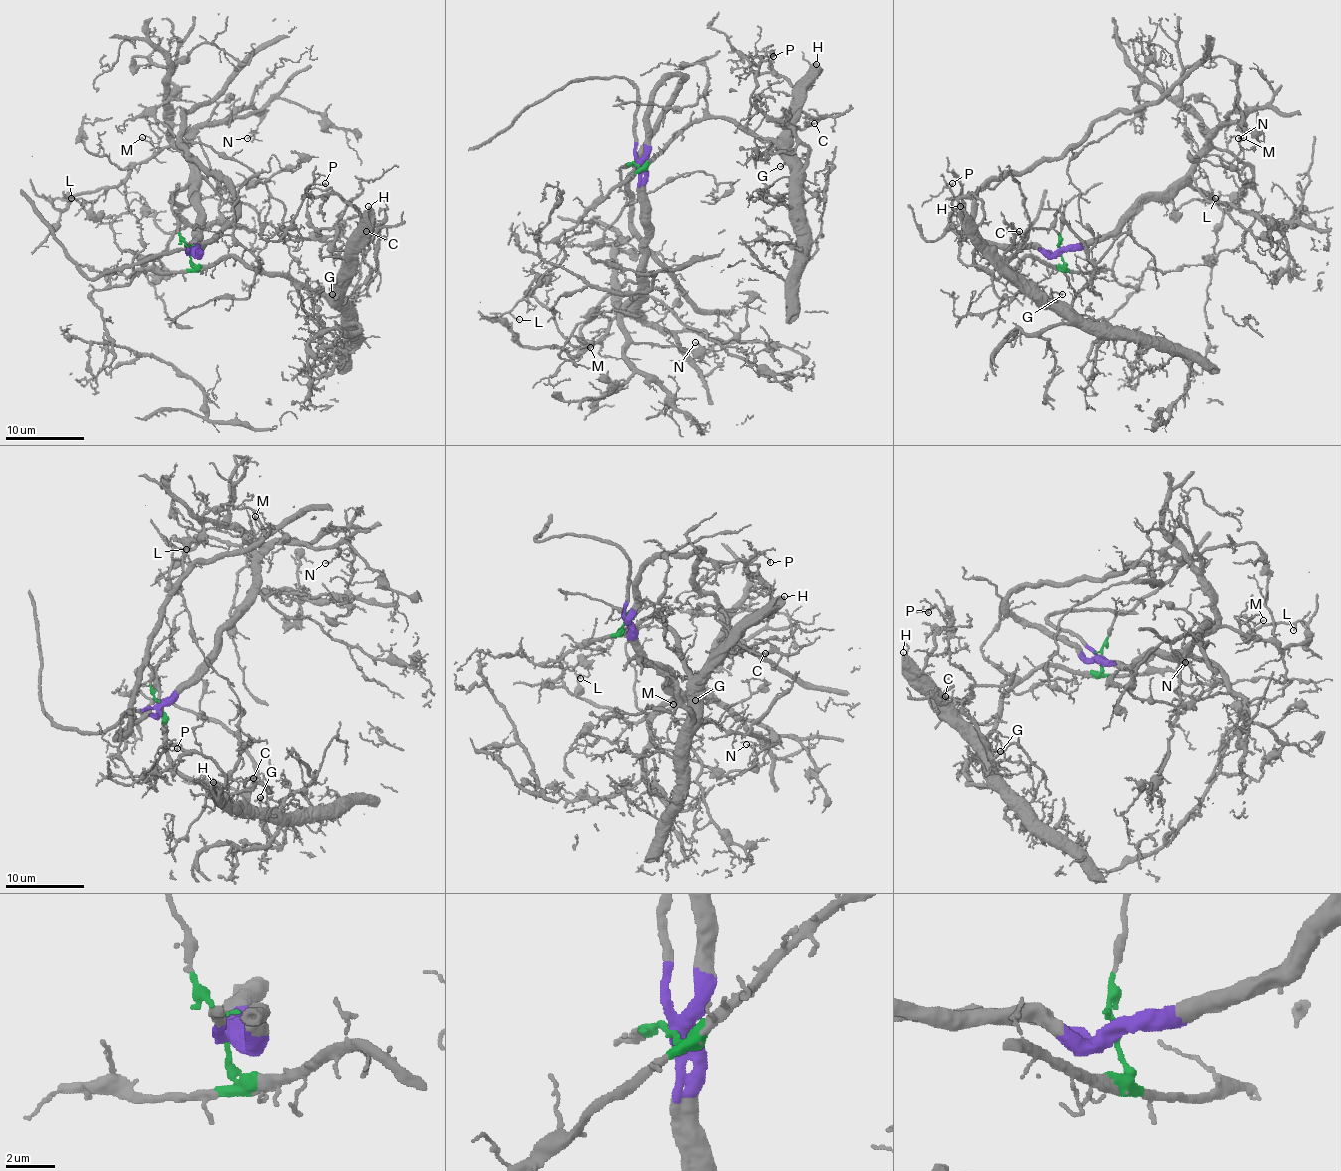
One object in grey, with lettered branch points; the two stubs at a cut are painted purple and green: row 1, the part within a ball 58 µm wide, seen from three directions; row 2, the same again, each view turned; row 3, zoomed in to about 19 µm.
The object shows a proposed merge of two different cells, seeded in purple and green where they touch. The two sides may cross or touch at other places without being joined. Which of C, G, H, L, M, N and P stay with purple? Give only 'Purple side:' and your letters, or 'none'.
Purple side: L, M, N

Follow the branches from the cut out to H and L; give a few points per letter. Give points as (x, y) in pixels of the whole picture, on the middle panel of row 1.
H: (637, 165), (647, 165), (692, 123), (712, 117), (734, 119), (775, 139), (787, 123), (791, 99), (817, 64)
L: (637, 165), (645, 232), (641, 293), (575, 357), (564, 349), (524, 347), (500, 321), (504, 313), (520, 319)

